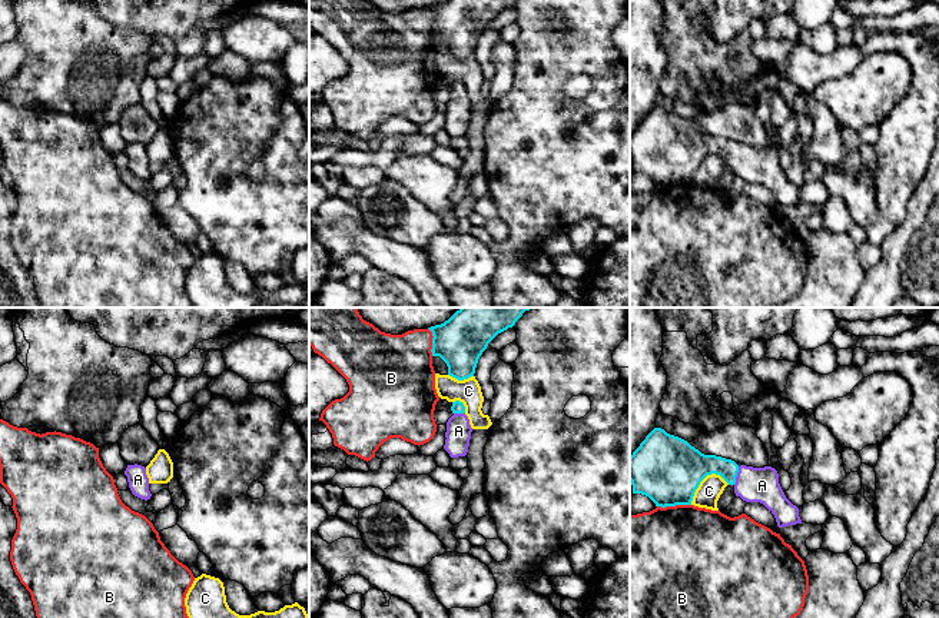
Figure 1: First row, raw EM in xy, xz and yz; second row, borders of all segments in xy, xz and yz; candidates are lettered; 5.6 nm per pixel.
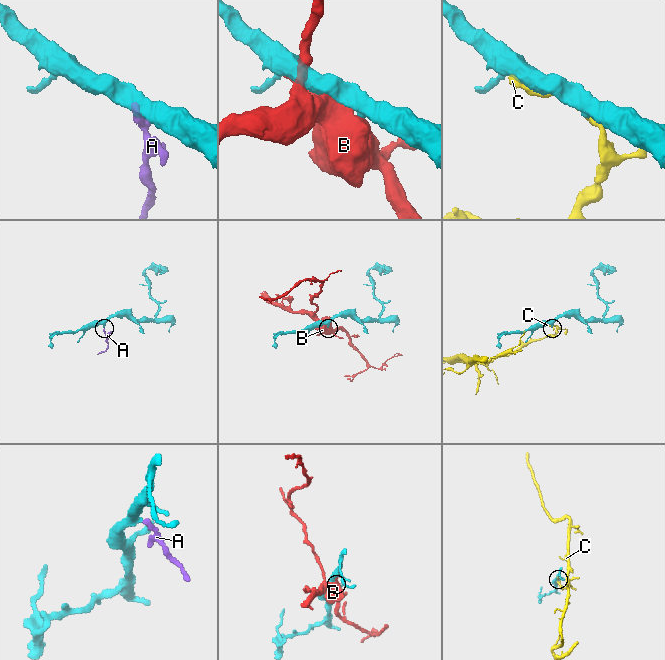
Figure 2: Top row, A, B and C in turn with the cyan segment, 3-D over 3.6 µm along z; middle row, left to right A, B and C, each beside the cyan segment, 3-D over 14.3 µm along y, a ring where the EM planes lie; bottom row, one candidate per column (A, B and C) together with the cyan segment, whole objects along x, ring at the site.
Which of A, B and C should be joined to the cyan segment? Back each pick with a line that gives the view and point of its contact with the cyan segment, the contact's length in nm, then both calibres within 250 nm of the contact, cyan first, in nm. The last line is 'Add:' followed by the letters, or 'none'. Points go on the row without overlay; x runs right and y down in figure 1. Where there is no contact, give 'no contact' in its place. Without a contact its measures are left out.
A: meets cyan in yz at (736, 155); contact 110 nm long; 180 nm thick on the cyan side, 190 nm on the other
Add: A

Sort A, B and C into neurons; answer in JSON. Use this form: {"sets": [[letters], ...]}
{"sets": [["A"], ["B"], ["C"]]}

